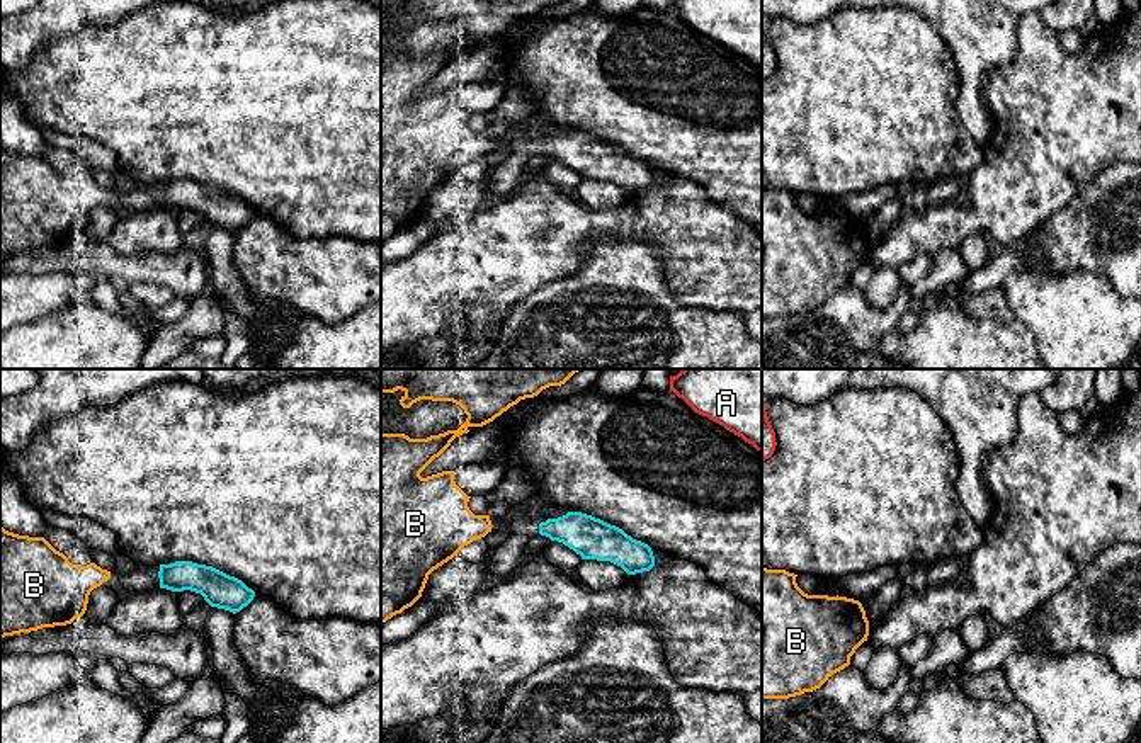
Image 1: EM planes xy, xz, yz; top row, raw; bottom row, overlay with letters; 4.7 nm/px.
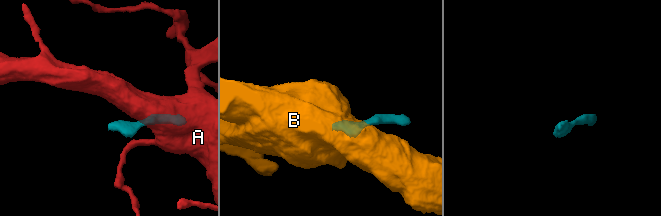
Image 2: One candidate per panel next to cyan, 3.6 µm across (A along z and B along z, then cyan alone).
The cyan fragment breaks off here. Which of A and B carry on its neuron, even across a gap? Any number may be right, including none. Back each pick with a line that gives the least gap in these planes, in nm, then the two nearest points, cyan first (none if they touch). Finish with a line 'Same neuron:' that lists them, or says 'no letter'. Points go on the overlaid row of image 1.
B: Distance 240 nm. Across: xy (158, 572), (109, 572)
Same neuron: B

